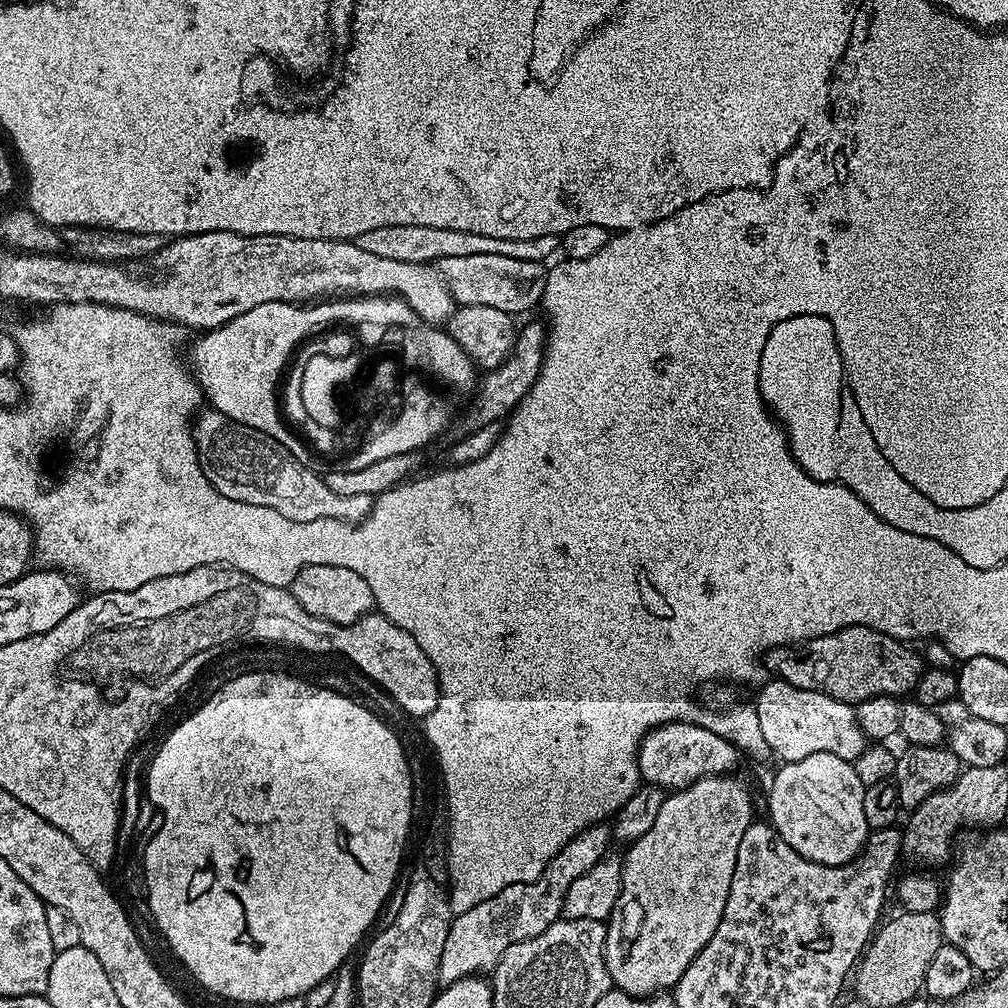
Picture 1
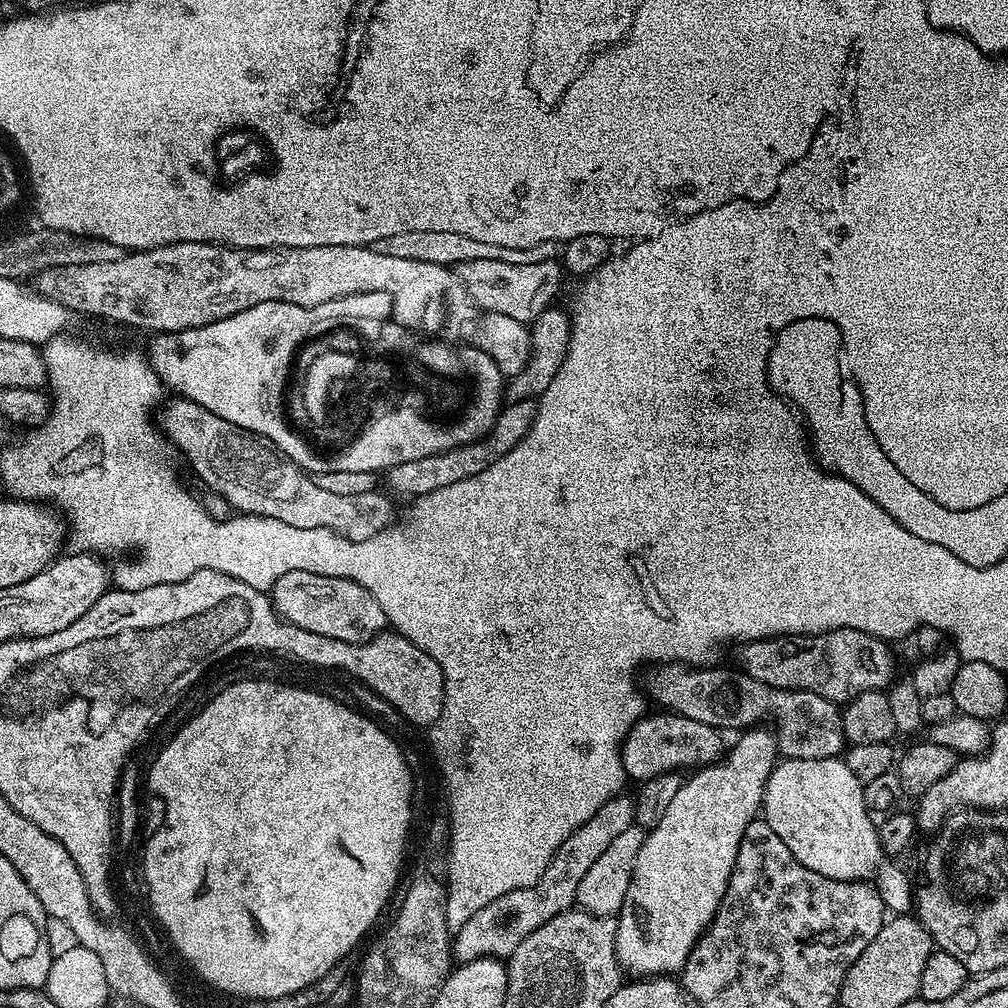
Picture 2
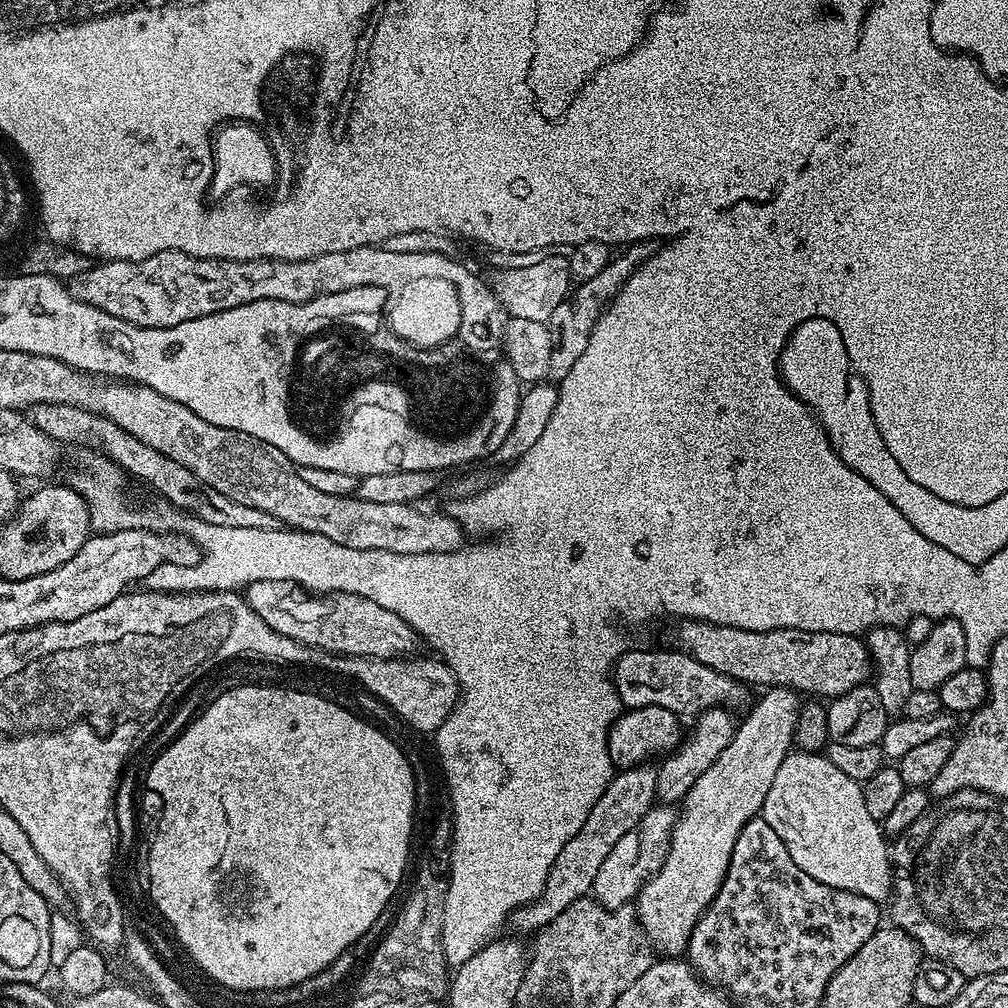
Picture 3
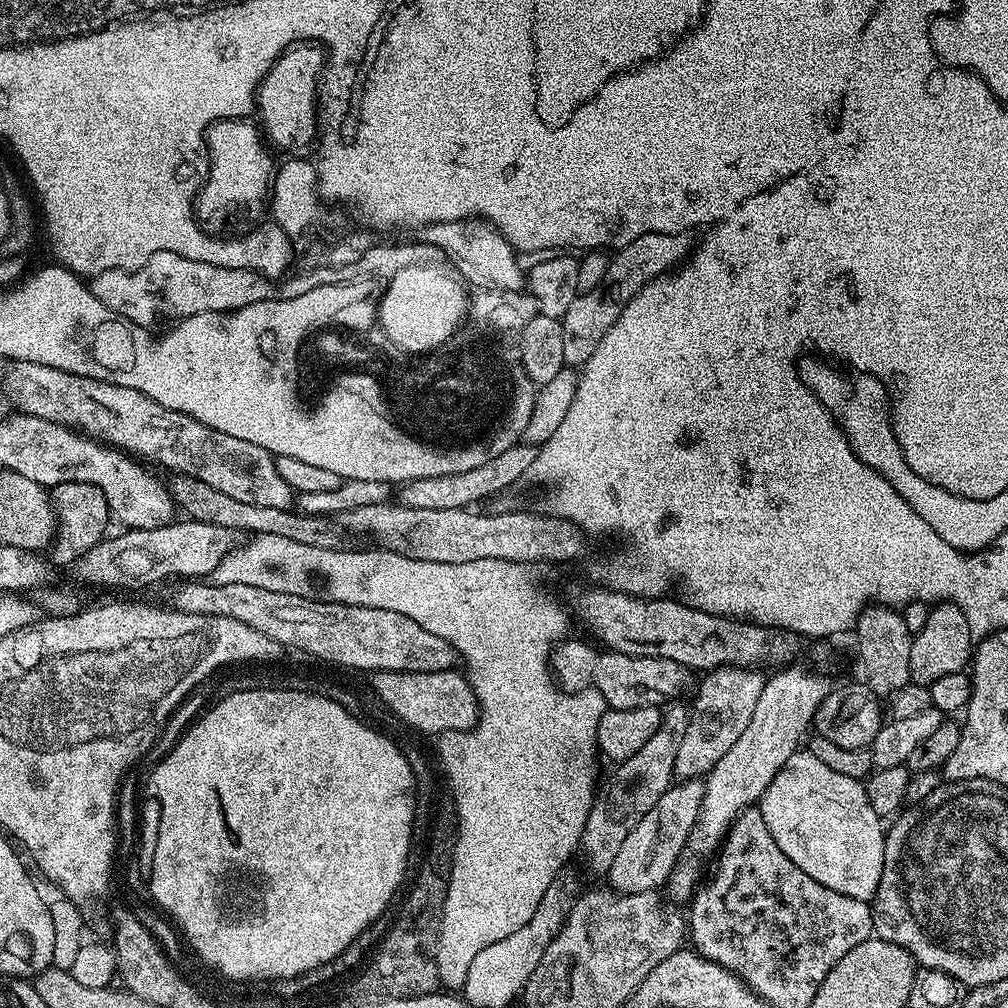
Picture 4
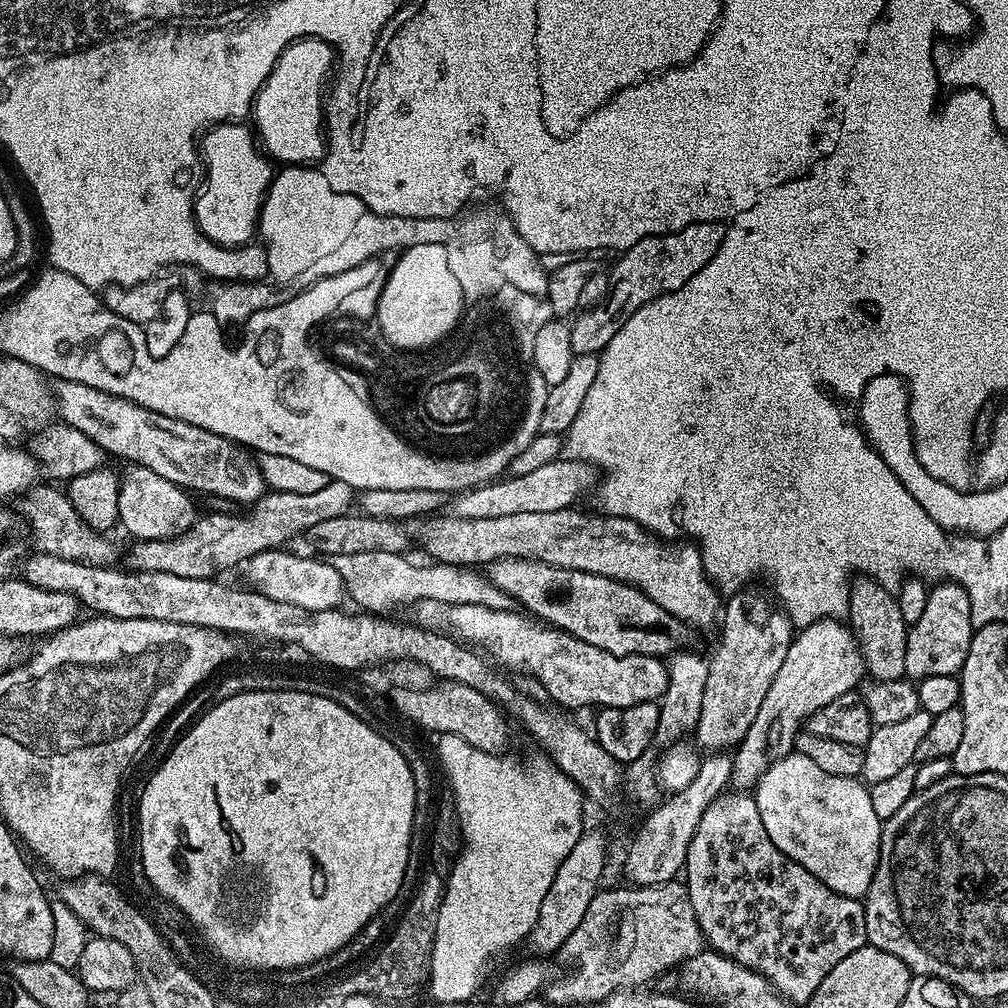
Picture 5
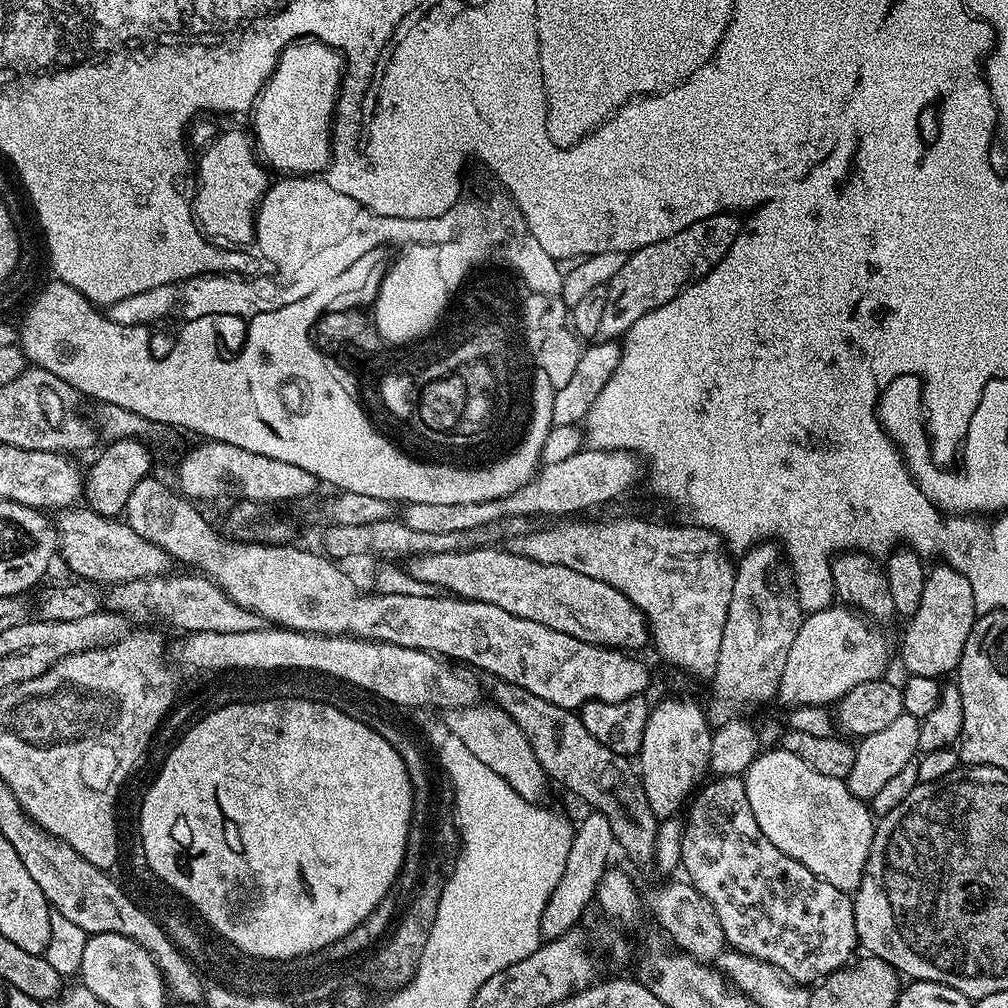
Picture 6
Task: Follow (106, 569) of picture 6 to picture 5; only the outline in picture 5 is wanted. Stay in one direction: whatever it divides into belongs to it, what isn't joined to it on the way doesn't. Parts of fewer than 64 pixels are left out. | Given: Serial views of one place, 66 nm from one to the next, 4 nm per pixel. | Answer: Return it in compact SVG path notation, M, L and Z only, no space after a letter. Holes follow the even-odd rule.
M42 484L33 486L28 489L27 493L19 497L18 511L21 516L24 517L25 521L30 525L30 536L34 541L35 547L41 552L49 552L51 556L57 556L58 558L66 558L67 560L77 560L83 564L99 564L101 566L108 566L113 563L112 560L116 556L116 548L108 541L109 537L102 532L95 532L90 525L84 523L80 519L80 515L71 500L68 499L67 495L63 491L60 492L59 487L48 486L52 488L46 488Z

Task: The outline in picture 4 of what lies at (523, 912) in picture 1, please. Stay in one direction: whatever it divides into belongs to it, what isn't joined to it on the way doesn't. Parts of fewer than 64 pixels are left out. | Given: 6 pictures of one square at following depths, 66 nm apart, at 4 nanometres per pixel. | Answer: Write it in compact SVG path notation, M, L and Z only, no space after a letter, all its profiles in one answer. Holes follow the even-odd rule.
M672 702L663 709L658 730L630 758L619 761L615 765L616 773L608 780L608 785L597 791L595 803L586 818L582 853L588 868L592 872L607 874L610 866L614 866L614 858L618 858L618 850L622 850L622 842L626 842L626 834L650 814L650 809L656 805L658 798L666 794L666 790L673 787L674 754L678 754L678 742L686 734L688 714L690 708L684 702Z

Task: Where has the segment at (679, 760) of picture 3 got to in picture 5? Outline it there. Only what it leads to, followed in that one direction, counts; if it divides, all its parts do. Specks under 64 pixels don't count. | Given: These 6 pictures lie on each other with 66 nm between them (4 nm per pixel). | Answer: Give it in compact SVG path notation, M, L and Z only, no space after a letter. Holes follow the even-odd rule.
M752 591L731 593L722 608L720 645L708 660L702 714L698 714L694 729L695 747L708 754L735 749L742 742L746 730L754 726L754 717L762 707L766 690L770 690L782 667L782 658L786 658L786 650L792 645L794 625L788 613L771 595Z

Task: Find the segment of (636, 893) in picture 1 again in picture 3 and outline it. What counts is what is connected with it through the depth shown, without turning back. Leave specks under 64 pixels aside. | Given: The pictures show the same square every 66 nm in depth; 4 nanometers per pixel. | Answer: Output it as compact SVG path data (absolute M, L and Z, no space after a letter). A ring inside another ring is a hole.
M769 688L763 695L757 704L755 701L747 709L748 717L737 723L734 738L730 738L730 746L722 750L718 762L714 762L714 766L710 766L710 770L706 770L706 774L702 774L702 778L698 778L698 782L694 782L692 789L684 795L676 824L672 827L666 858L660 869L652 873L636 895L634 911L640 921L640 931L657 949L660 947L664 951L661 953L665 957L679 957L687 949L698 918L702 918L704 911L712 905L712 899L722 886L724 875L728 872L728 863L734 854L734 842L738 842L742 826L763 813L764 799L766 794L770 794L770 782L774 782L778 766L782 766L789 752L793 751L796 723L802 707L801 697L791 688Z

